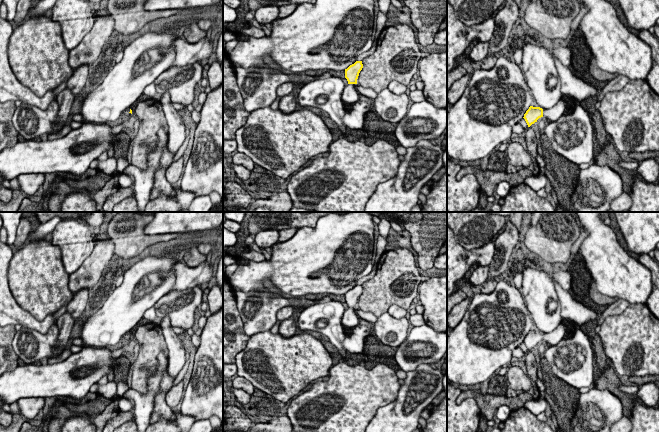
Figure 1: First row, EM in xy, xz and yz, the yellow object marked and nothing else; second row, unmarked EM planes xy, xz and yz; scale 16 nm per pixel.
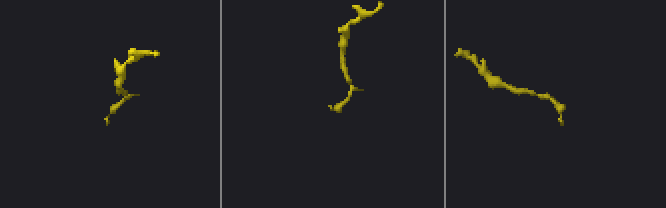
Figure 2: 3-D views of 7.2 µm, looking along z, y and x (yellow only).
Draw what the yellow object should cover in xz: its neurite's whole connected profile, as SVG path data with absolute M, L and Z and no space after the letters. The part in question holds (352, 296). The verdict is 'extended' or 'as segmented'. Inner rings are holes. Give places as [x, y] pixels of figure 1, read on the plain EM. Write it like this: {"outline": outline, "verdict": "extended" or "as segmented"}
{"outline": "M356 285L345 293L345 302L348 305L342 318L342 326L345 328L352 328L359 324L359 317L355 309L357 308L357 303L362 292L362 285Z", "verdict": "extended"}

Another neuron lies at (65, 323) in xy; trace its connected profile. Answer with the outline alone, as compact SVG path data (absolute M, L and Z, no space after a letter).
M67 311L56 320L59 329L57 346L53 350L53 355L60 354L66 347L71 331L74 327L75 320Z

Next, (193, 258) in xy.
M192 247L184 254L183 260L188 267L197 267L207 261L207 257L199 252L198 247Z

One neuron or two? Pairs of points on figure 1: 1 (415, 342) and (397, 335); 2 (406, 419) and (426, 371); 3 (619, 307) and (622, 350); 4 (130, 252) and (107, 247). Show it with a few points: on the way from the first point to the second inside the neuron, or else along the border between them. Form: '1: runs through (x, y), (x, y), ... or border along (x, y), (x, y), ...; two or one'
1: border along (408, 335), (397, 346); two
2: runs through (408, 407), (424, 383); one
3: border along (629, 304), (619, 314), (609, 315), (600, 325); two
4: border along (109, 238), (114, 245), (112, 255); two

